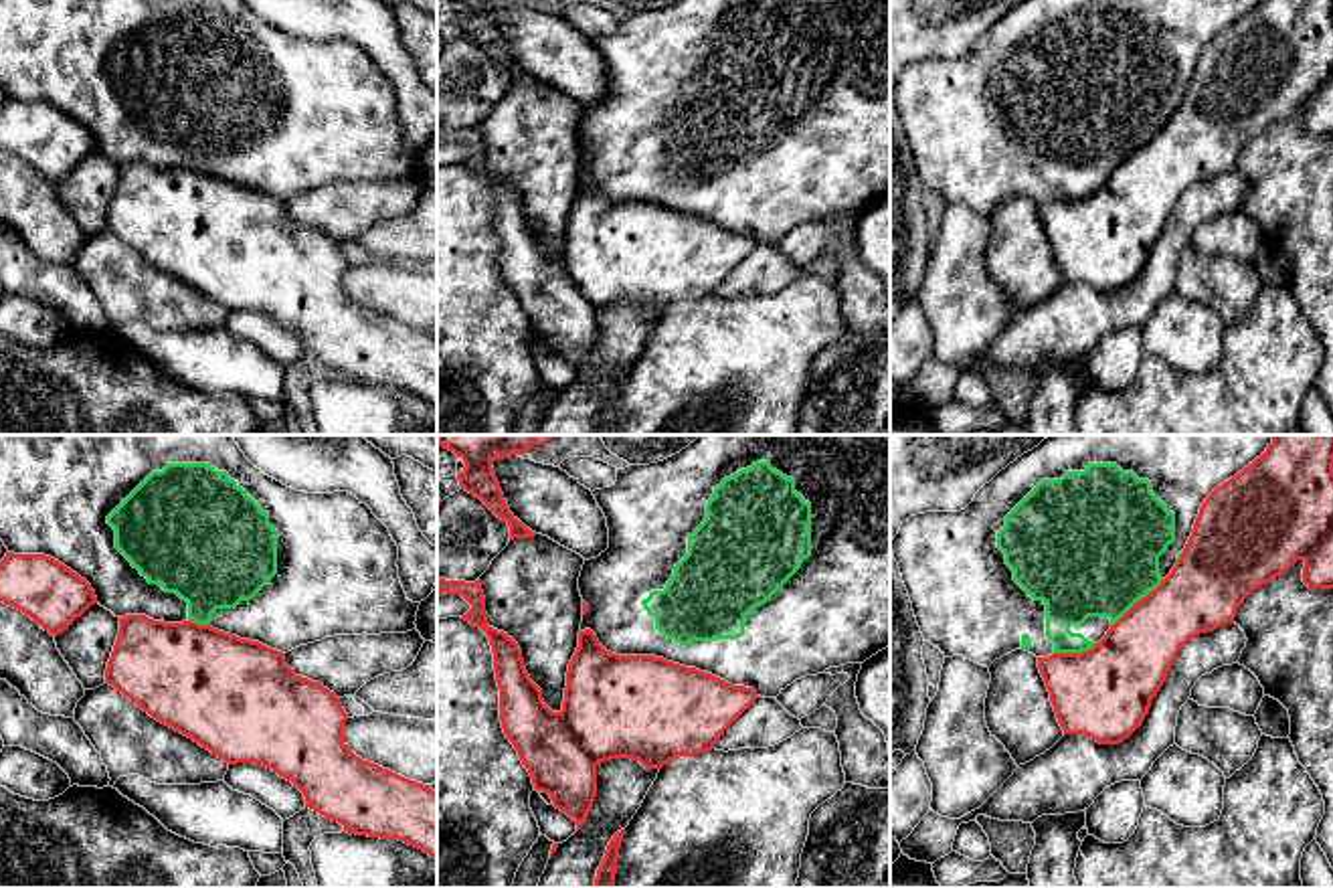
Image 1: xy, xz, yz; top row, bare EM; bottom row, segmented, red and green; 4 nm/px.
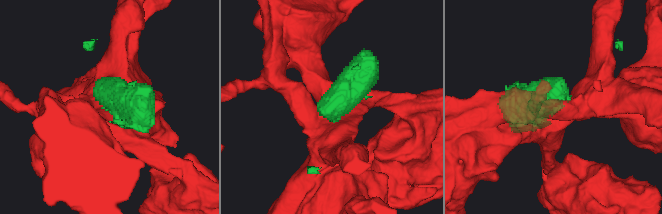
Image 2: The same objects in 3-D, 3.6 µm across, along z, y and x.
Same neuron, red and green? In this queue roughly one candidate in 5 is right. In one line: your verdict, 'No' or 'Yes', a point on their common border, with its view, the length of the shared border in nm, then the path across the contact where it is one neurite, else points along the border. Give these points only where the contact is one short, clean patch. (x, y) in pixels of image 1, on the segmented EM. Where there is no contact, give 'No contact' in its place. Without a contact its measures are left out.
No. Touches red at yz (1137, 601). Shared border 280 nm

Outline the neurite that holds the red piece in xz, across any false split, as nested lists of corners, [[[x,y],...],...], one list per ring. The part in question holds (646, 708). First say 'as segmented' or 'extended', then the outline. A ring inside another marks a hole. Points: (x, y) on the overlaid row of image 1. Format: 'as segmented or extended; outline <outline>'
as segmented; outline [[[437,576],[437,593],[461,595],[471,605],[461,619],[479,627],[490,639],[504,734],[518,750],[534,789],[548,793],[552,805],[576,821],[576,831],[597,797],[599,763],[631,759],[645,769],[661,769],[678,757],[712,750],[724,730],[759,698],[752,688],[732,686],[663,657],[611,653],[591,629],[585,629],[579,631],[579,647],[568,663],[562,710],[552,712],[542,700],[542,690],[530,680],[518,643],[487,625],[479,581]]]

